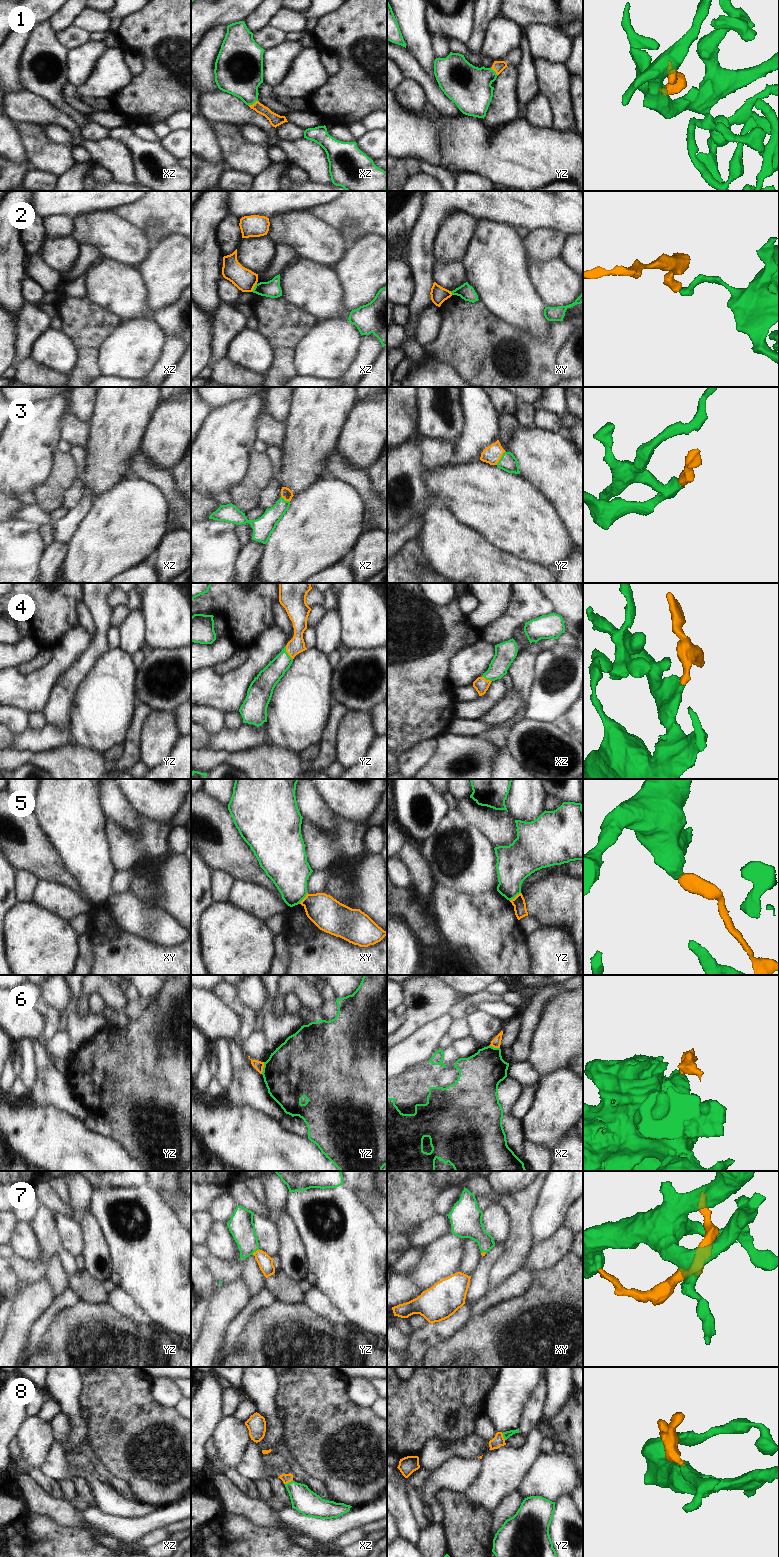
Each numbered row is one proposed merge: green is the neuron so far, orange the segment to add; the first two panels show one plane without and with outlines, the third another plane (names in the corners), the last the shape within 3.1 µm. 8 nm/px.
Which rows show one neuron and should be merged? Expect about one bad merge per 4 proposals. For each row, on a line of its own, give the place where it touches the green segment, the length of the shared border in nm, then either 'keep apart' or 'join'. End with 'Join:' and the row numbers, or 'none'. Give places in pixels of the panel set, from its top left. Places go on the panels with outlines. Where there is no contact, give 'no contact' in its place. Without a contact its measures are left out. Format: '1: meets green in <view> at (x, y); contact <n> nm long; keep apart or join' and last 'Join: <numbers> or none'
1: meets green in xz at (252, 104); contact 90 nm long; join
2: meets green in xz at (254, 287); contact 80 nm long; keep apart
3: meets green in yz at (501, 458); contact 130 nm long; join
4: meets green in yz at (287, 653); contact 130 nm long; join
5: meets green in yz at (514, 897); contact 120 nm long; keep apart
6: meets green in yz at (263, 1068); contact 100 nm long; keep apart
7: meets green in yz at (255, 1251); contact 80 nm long; join
8: meets green in xz at (289, 1482); contact 70 nm long; join
Join: 1, 3, 4, 7, 8

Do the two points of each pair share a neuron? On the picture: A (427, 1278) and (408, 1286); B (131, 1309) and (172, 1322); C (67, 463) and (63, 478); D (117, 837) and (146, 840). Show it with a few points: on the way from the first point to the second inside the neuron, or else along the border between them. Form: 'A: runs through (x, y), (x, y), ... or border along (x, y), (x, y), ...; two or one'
A: border along (407, 1276), (424, 1290); two
B: border along (131, 1297), (147, 1314), (152, 1323); two
C: runs through (65, 467), (65, 474); one
D: runs through (124, 841), (139, 841); one

